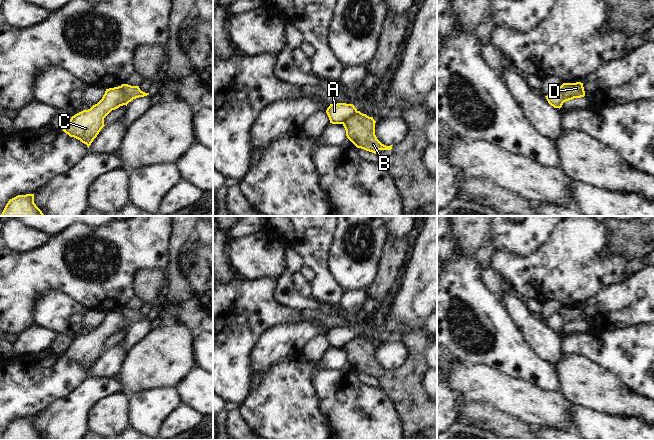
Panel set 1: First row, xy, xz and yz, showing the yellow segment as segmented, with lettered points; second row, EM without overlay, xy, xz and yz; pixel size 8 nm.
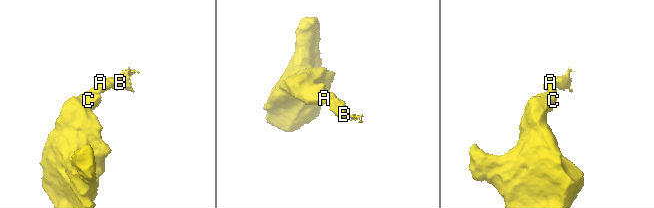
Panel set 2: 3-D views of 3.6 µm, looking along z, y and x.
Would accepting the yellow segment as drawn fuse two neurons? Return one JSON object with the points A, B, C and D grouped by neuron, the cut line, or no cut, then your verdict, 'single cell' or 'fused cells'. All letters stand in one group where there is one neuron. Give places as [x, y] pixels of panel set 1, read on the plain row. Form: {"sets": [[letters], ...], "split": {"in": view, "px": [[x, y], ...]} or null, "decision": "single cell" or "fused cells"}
{"sets": [["A", "C"], ["B", "D"]], "split": {"in": "xy", "px": [[119, 310], [128, 326]]}, "decision": "fused cells"}

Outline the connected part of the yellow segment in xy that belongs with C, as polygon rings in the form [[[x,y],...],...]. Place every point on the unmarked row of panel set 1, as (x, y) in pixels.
[[[120,310],[106,313],[102,323],[88,334],[83,334],[71,341],[68,349],[62,354],[70,361],[74,361],[91,369],[104,349],[104,342],[120,330],[126,329],[124,316]]]

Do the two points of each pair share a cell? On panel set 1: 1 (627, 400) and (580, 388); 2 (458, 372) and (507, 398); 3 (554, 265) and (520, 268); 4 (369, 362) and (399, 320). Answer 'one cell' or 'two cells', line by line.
1: one cell
2: one cell
3: one cell
4: two cells

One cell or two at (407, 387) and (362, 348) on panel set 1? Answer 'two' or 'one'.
one

